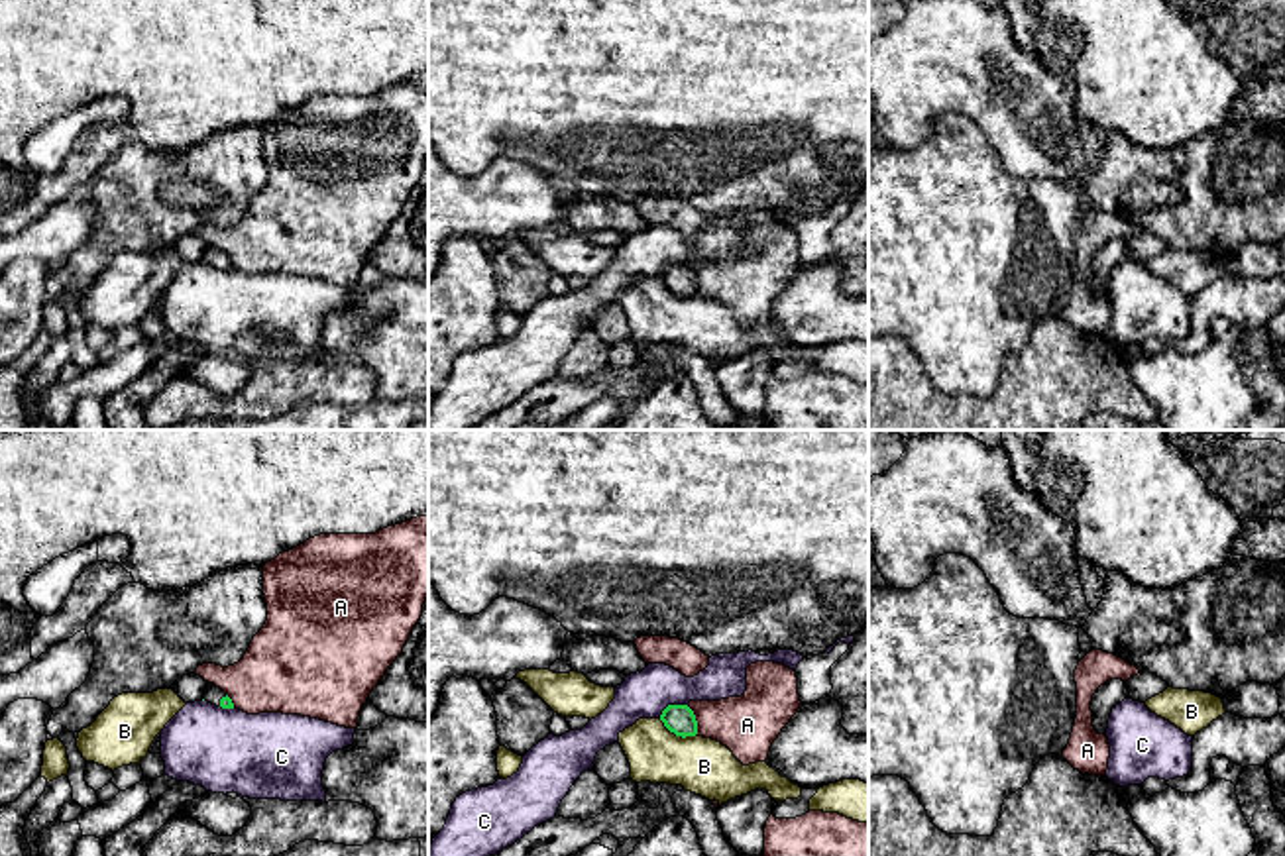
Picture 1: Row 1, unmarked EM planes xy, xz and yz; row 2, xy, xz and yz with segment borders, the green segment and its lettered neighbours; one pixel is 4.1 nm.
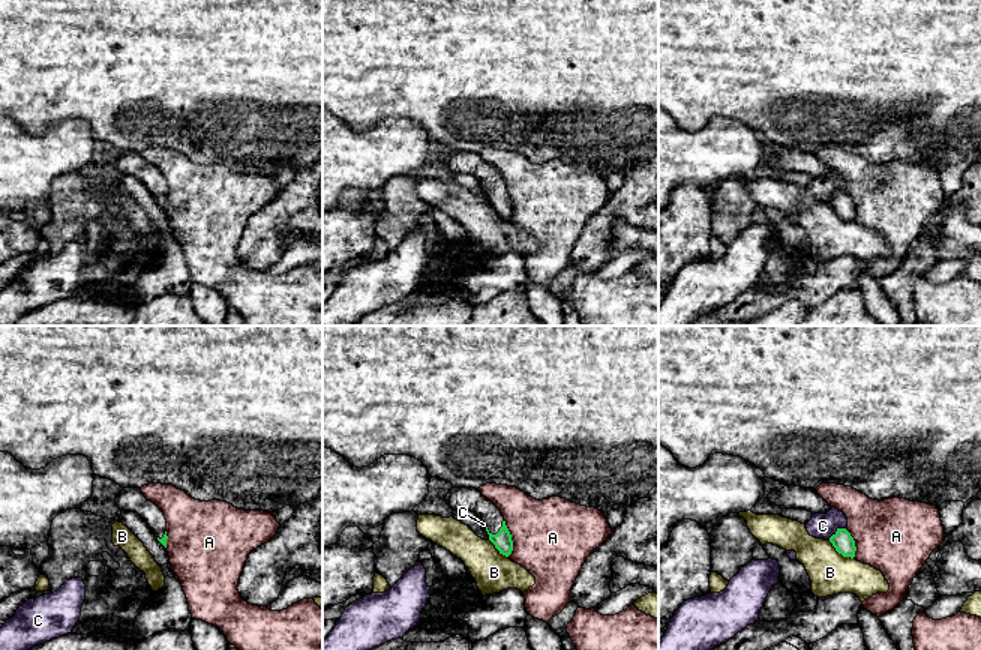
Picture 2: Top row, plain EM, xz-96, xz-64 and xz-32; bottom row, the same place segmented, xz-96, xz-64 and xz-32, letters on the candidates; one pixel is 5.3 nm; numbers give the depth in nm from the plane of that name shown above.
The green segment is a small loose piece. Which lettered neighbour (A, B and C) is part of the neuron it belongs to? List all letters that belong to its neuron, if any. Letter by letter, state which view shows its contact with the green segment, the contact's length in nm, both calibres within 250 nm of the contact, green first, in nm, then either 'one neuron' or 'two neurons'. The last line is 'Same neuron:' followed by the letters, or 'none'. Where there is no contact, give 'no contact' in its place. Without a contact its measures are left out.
A: meets green in xz; contact 130 nm long; 120 nm thick on the green side, 240 nm on the other; two neurons
B: meets green in xz; contact 170 nm long; 120 nm thick on the green side, 240 nm on the other; two neurons
C: meets green in xz; contact 130 nm long; 120 nm thick on the green side, 190 nm on the other; two neurons
Same neuron: none

